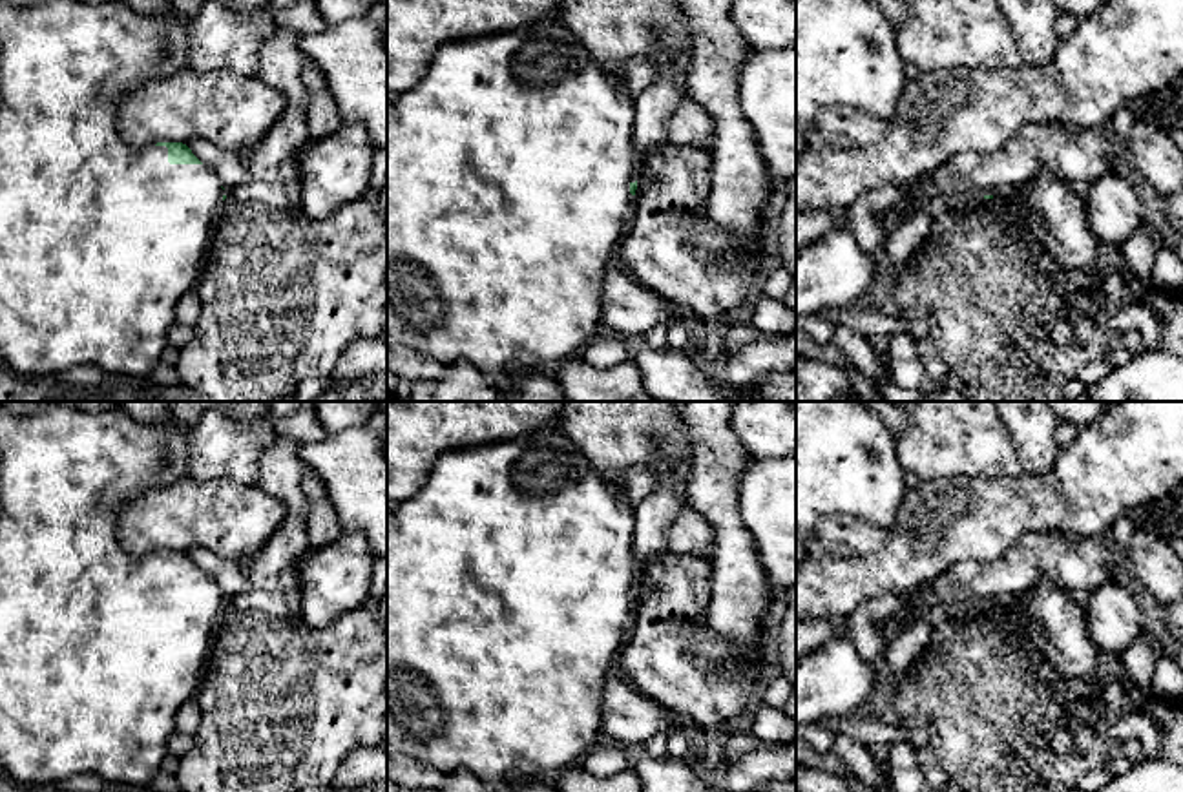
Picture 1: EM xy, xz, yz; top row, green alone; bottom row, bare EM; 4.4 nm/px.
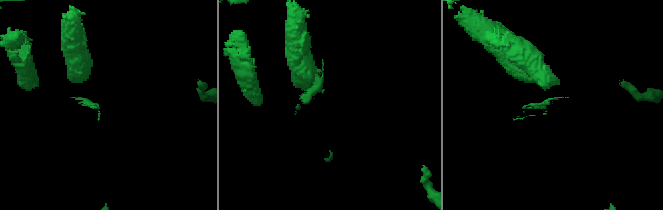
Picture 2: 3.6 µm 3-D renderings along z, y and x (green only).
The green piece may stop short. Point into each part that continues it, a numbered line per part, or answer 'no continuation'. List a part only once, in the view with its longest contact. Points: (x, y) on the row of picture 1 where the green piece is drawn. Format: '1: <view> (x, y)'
1: xy (99, 239)

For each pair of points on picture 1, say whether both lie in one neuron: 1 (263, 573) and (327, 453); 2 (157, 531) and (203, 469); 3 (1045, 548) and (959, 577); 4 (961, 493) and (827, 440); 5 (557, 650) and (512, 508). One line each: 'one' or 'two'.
1: two
2: two
3: one
4: two
5: one

